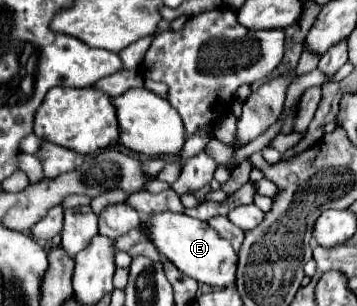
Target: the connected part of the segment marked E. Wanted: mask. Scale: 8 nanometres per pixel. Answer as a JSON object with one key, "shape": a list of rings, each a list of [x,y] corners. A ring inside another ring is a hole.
{"shape":[[[155,213],[145,217],[145,229],[153,245],[159,249],[163,257],[167,257],[179,271],[197,279],[199,283],[213,287],[229,287],[235,285],[237,271],[237,253],[227,239],[223,239],[215,229],[211,229],[205,221],[187,217],[183,213]]]}

